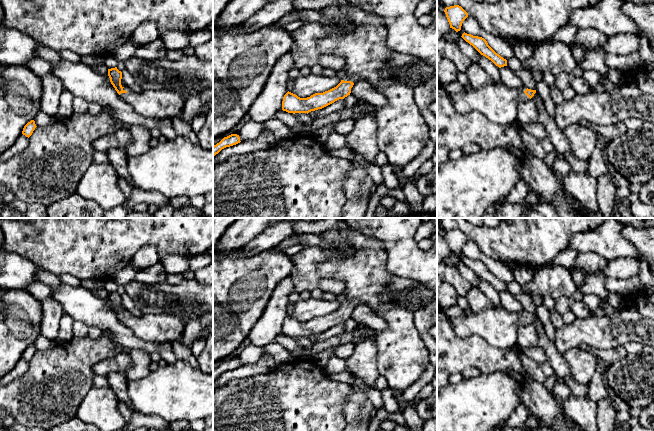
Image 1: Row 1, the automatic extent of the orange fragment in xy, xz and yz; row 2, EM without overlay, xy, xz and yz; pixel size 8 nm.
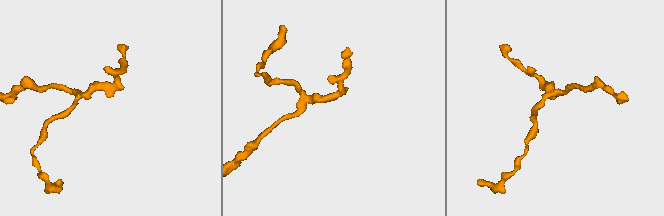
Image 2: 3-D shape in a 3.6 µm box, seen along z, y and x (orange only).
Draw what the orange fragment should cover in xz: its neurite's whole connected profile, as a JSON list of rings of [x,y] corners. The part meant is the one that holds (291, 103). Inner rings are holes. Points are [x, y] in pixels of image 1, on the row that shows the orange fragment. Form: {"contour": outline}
{"contour": [[[336,5],[318,11],[322,14],[318,22],[328,29],[327,34],[318,40],[318,49],[323,54],[343,57],[345,65],[342,69],[345,76],[336,87],[307,98],[300,98],[288,91],[283,97],[282,110],[293,114],[308,114],[322,109],[350,95],[353,85],[363,80],[374,86],[388,100],[386,105],[379,106],[376,110],[378,149],[387,156],[389,164],[400,168],[406,166],[420,155],[430,137],[427,123],[414,100],[414,89],[392,77],[389,63],[392,51],[386,45],[386,28],[381,24],[356,24],[344,8]]]}

